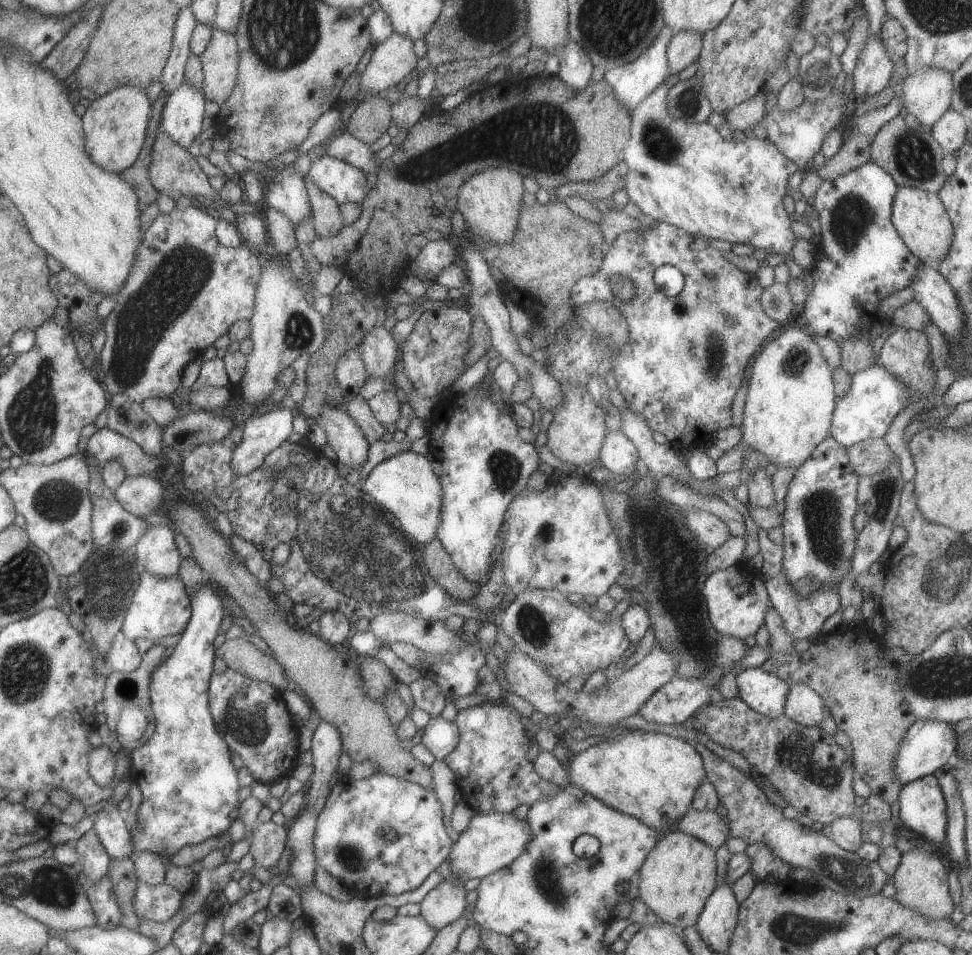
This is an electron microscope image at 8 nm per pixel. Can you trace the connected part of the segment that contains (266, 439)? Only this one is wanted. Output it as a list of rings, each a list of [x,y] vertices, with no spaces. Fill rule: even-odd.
[[[278,408],[267,414],[255,414],[241,428],[241,440],[232,452],[231,469],[238,476],[248,476],[263,465],[269,452],[284,444],[292,434],[296,411]]]

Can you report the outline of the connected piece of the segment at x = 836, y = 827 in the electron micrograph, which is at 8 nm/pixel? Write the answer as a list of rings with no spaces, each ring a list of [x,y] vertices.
[[[838,818],[821,830],[836,846],[842,850],[857,854],[862,846],[862,823],[856,818]]]

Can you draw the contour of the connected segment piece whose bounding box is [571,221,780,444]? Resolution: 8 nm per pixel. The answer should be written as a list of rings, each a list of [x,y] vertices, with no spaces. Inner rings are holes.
[[[662,221],[654,222],[644,230],[623,232],[611,247],[605,246],[600,270],[578,280],[571,292],[574,309],[594,300],[610,302],[624,314],[628,322],[628,342],[622,348],[610,346],[614,354],[613,375],[619,392],[634,412],[644,416],[650,430],[662,432],[668,442],[680,442],[684,436],[684,444],[692,444],[694,438],[712,439],[716,432],[734,427],[732,400],[744,380],[748,362],[762,350],[764,341],[772,336],[770,334],[780,328],[780,324],[762,308],[764,289],[755,274],[743,272],[728,262],[721,250],[710,246],[696,250],[692,248],[692,242],[693,238],[685,230]],[[664,264],[676,266],[684,276],[685,285],[677,296],[667,296],[654,282],[654,272]],[[616,275],[627,277],[636,288],[636,295],[628,302],[615,297],[612,292],[610,281]],[[726,316],[732,318],[734,324],[728,324],[724,319]]]

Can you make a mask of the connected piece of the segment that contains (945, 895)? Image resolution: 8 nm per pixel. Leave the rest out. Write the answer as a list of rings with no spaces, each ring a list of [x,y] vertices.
[[[916,848],[901,854],[900,866],[896,874],[894,874],[894,887],[896,888],[896,900],[906,906],[912,908],[914,912],[926,916],[928,920],[933,918],[936,920],[950,919],[950,915],[954,912],[955,904],[952,901],[950,890],[948,889],[948,875],[946,866],[942,864],[942,860],[938,856],[934,856],[932,852],[926,852],[926,849]]]

